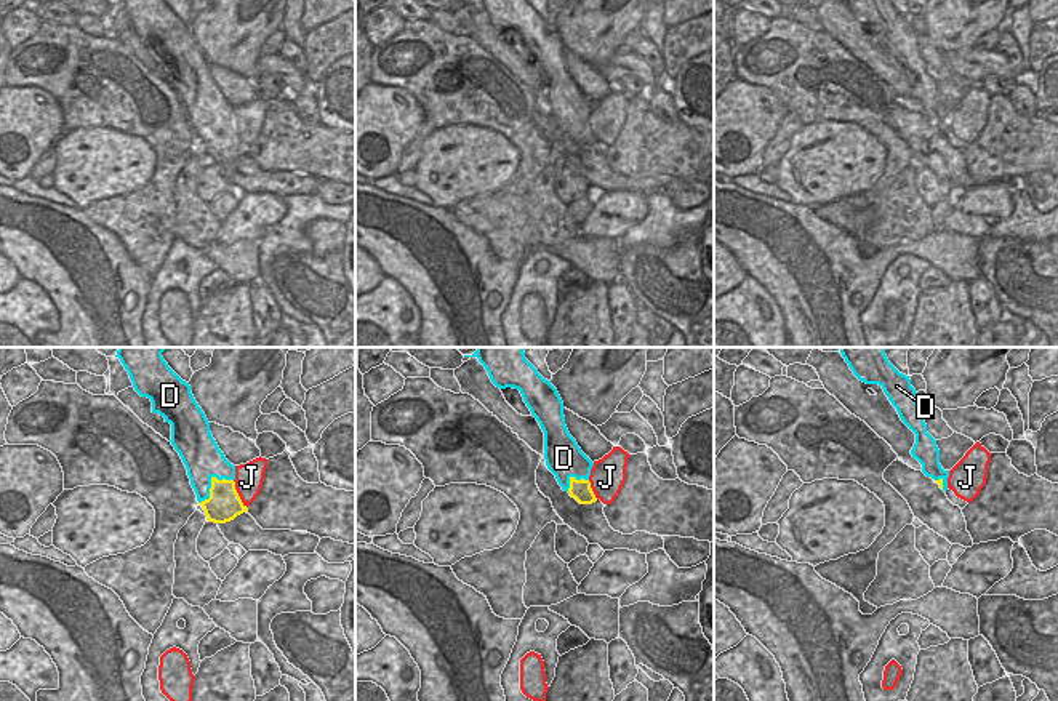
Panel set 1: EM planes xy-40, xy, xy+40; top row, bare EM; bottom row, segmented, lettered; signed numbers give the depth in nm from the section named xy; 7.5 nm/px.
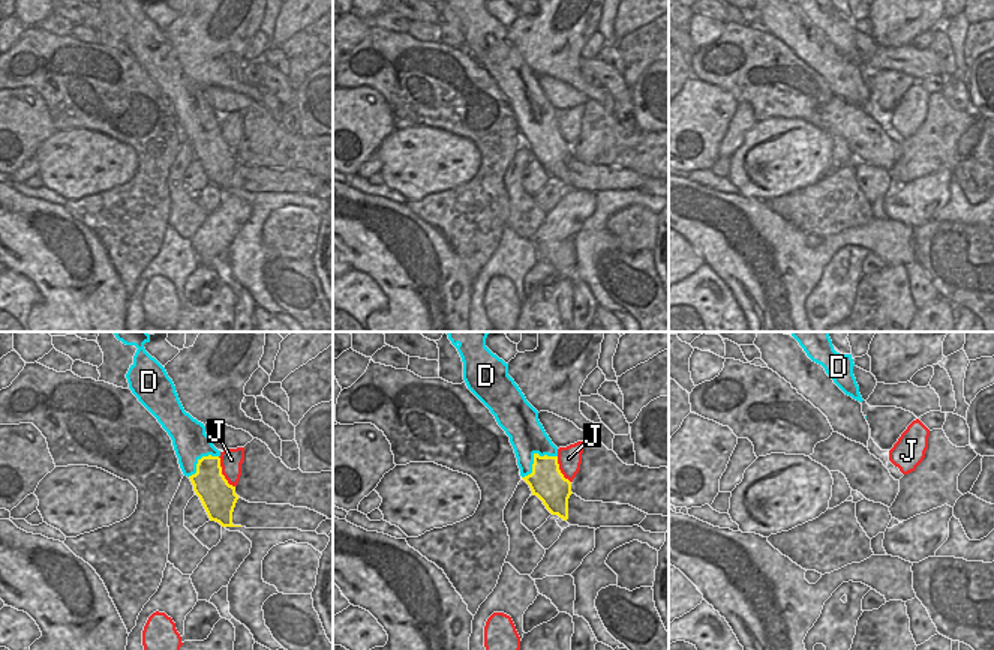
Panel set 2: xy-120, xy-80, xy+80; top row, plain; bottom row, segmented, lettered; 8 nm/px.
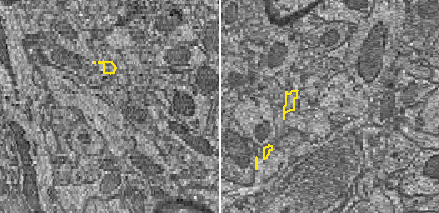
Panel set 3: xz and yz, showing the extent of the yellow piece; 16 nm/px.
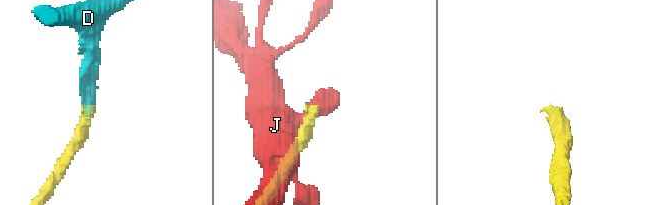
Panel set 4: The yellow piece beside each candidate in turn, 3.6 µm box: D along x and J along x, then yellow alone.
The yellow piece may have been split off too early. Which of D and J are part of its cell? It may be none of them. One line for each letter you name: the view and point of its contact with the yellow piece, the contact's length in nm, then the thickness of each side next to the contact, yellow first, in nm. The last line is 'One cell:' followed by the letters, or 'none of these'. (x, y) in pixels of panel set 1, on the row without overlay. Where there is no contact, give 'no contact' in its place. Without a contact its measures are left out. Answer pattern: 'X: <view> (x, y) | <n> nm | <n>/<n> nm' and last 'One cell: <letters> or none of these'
D: xy-40 (212, 124) | 320 nm | 260/280 nm
One cell: D

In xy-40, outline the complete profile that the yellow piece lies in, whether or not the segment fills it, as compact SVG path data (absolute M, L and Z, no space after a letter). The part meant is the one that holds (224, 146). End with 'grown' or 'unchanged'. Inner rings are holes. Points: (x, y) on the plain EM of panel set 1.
M120 0L120 3L130 16L134 32L152 43L152 54L158 54L165 59L165 64L171 66L170 83L187 110L190 126L206 162L226 165L248 154L235 131L235 107L226 101L213 80L210 64L195 43L189 24L182 22L163 0Z | grown

